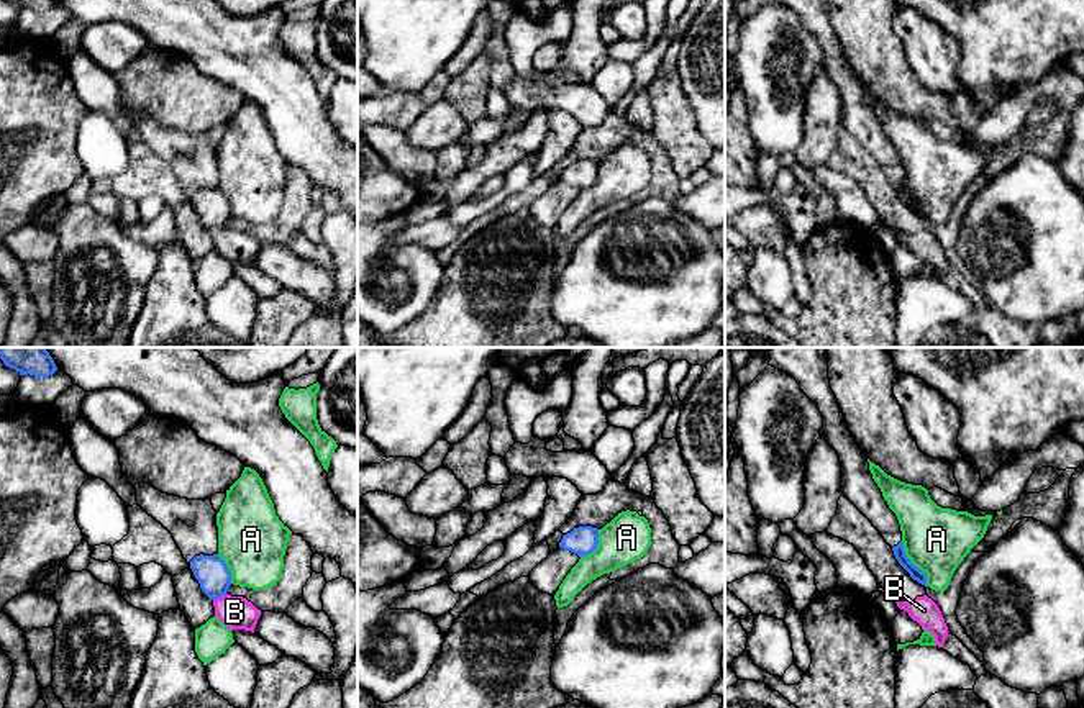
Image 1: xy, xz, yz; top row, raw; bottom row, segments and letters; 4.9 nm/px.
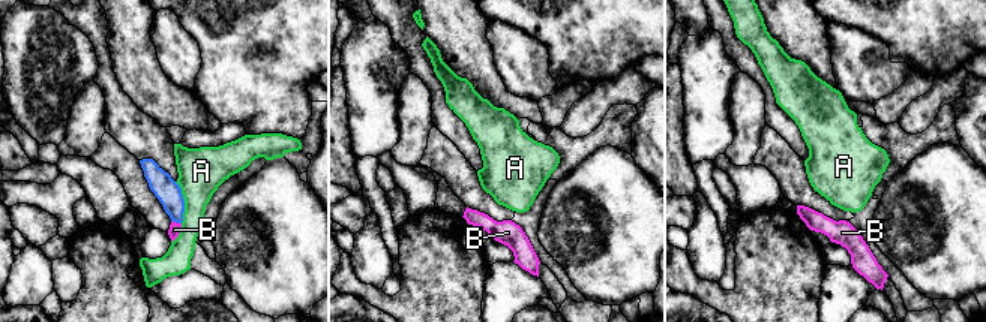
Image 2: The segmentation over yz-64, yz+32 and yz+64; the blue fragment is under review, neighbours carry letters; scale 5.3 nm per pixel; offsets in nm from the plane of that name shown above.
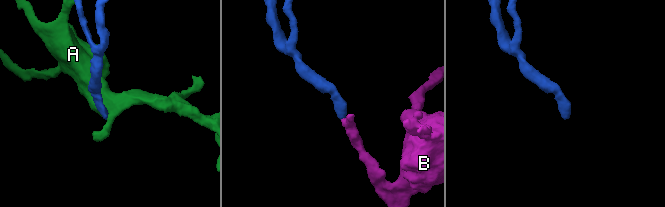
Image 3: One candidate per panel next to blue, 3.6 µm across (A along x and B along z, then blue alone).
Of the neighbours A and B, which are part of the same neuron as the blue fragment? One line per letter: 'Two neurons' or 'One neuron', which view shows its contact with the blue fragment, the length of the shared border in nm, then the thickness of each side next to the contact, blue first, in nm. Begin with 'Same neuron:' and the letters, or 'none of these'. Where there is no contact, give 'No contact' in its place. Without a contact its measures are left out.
Same neuron: B
A: Two neurons. Touches blue in yz. Shared border 260 nm. Thickness 60 nm (blue) against 320 nm
B: One neuron. Touches blue in xy. Shared border 80 nm. Thickness 160 nm (blue) against 160 nm

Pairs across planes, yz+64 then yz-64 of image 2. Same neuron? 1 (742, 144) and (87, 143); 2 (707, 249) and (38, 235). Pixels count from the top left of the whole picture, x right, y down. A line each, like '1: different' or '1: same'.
1: same
2: different

